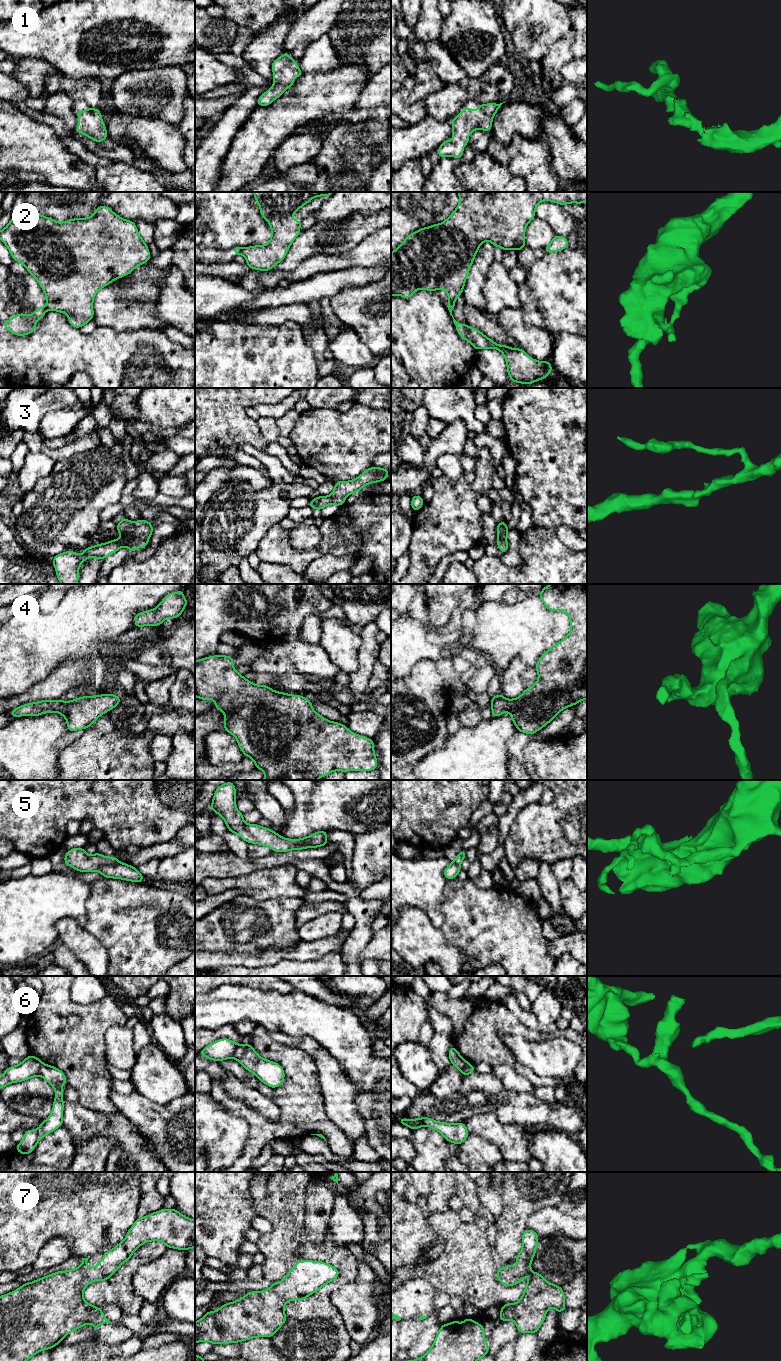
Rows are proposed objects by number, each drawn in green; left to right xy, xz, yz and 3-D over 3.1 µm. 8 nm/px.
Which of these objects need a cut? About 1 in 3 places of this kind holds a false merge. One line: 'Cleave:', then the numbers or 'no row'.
Cleave: 2, 6

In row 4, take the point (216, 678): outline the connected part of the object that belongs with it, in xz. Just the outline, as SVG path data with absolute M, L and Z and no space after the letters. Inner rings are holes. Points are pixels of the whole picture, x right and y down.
M217 654L195 661L195 697L202 700L215 700L215 708L225 714L224 730L236 737L237 744L244 756L250 757L254 761L255 767L265 773L263 780L317 780L333 771L372 771L377 769L378 762L375 756L374 742L372 739L351 732L348 727L341 723L325 719L319 713L314 711L312 701L303 696L274 691L270 686L266 685L255 685L236 671L233 666L233 656Z

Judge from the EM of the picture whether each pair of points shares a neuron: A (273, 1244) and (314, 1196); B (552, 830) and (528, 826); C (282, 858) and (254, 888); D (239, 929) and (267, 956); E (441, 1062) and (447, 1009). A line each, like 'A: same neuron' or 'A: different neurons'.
A: different neurons
B: same neuron
C: different neurons
D: different neurons
E: different neurons

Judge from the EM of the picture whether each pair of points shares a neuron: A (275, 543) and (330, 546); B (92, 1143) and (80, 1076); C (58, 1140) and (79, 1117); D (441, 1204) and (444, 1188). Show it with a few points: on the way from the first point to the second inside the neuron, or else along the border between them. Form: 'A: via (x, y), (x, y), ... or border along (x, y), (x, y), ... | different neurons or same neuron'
A: via (289, 555), (312, 555), (316, 553) | same neuron
B: border along (73, 1088), (83, 1106), (109, 1114) | different neurons
C: border along (62, 1125), (69, 1131), (73, 1139), (75, 1151) | different neurons
D: via (441, 1200), (441, 1192) | same neuron

